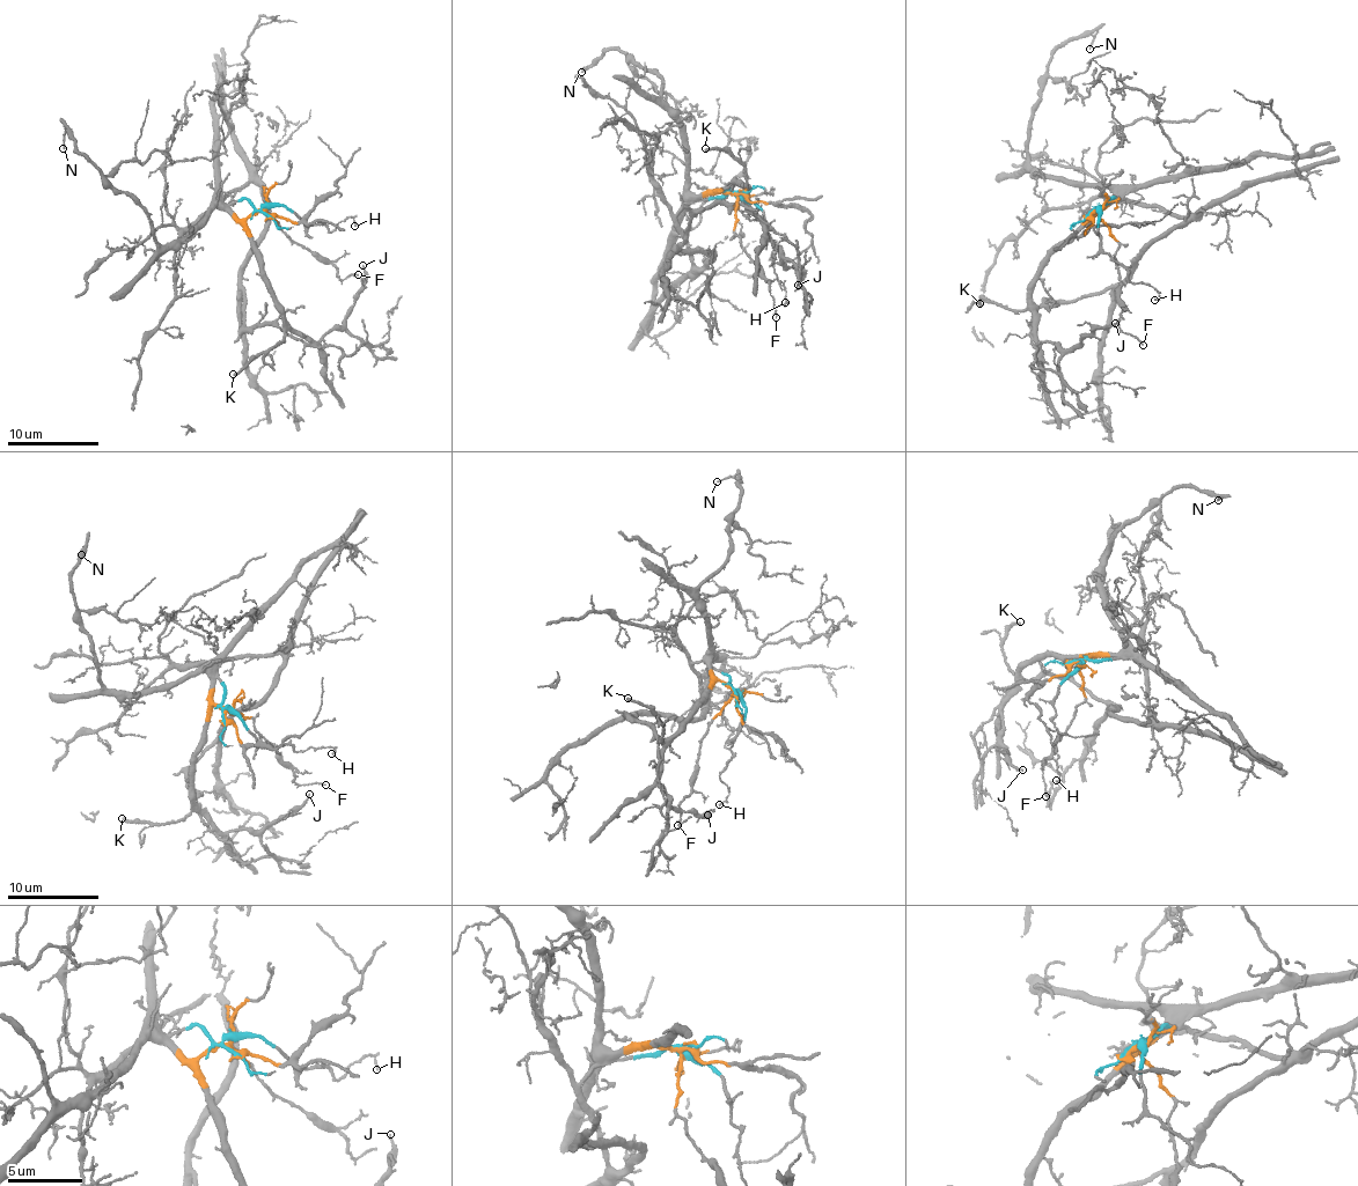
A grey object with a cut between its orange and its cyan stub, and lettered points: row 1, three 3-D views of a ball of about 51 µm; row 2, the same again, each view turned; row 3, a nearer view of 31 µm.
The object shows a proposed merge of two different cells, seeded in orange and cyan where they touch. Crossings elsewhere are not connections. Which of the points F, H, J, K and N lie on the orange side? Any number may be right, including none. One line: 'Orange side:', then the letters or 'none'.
Orange side: F, J, K, N

